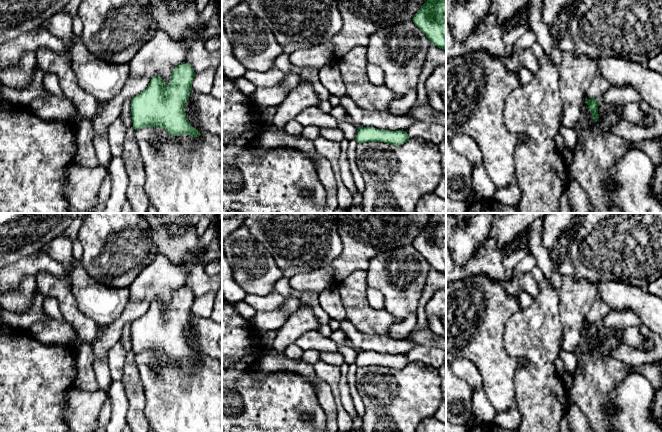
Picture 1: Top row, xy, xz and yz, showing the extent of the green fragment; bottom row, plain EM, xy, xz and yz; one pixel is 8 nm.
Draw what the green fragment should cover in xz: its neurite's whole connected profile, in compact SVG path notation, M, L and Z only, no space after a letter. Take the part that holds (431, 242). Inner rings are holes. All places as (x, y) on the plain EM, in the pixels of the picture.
M430 213L430 220L413 241L431 268L446 274L446 213Z

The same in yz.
M592 322L592 323L586 323L585 327L588 329L589 335L593 341L593 345L597 346L599 343L598 330L600 325L598 325L595 322Z

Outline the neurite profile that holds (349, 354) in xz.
M349 345L338 346L338 353L344 358L348 365L355 365L358 351Z

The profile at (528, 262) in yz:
M528 253L514 269L514 278L519 279L523 274L531 272L531 270L537 266L535 257Z

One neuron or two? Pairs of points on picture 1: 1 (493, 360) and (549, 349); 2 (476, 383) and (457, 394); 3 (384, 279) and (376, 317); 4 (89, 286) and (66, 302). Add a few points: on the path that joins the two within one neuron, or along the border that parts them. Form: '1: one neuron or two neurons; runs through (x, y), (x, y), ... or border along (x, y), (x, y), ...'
1: two neurons; border along (503, 334), (504, 350), (526, 362), (515, 379)
2: two neurons; border along (456, 374), (474, 391)
3: two neurons; border along (384, 309), (402, 319)
4: two neurons; border along (67, 276), (77, 307), (88, 316)

